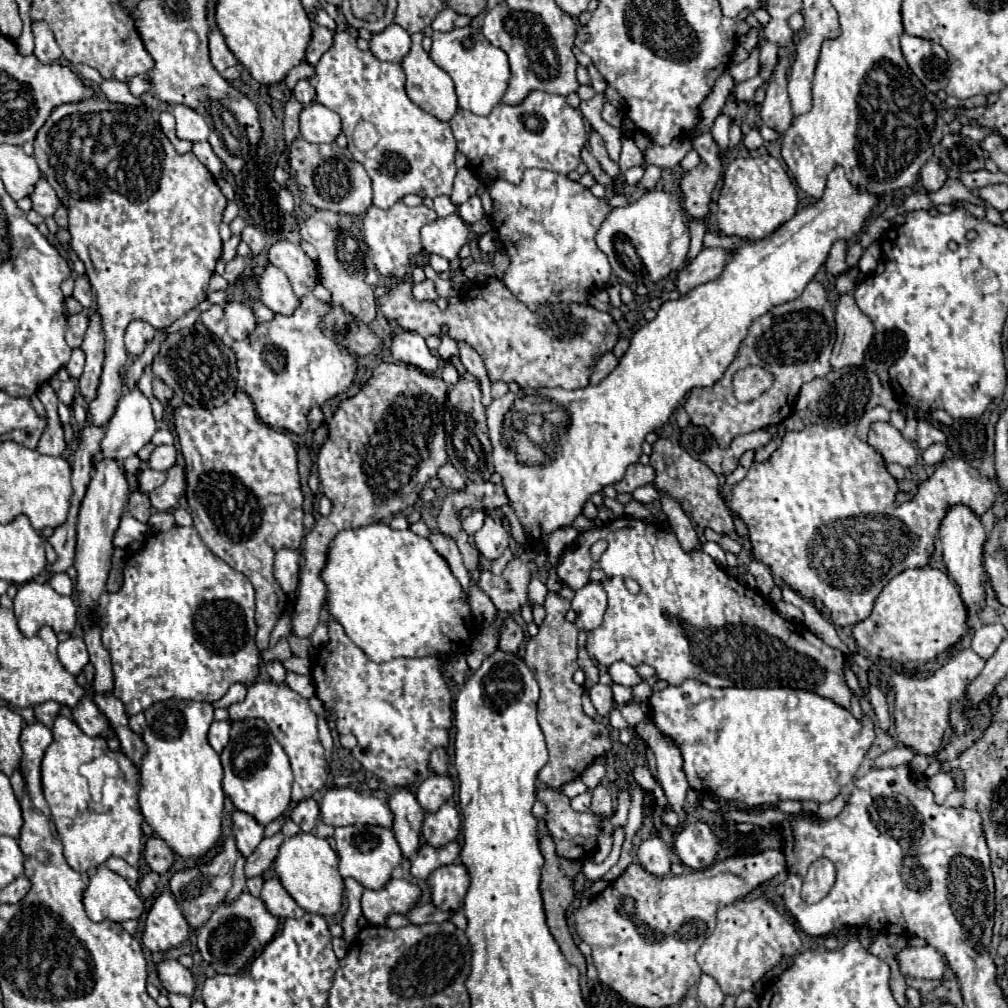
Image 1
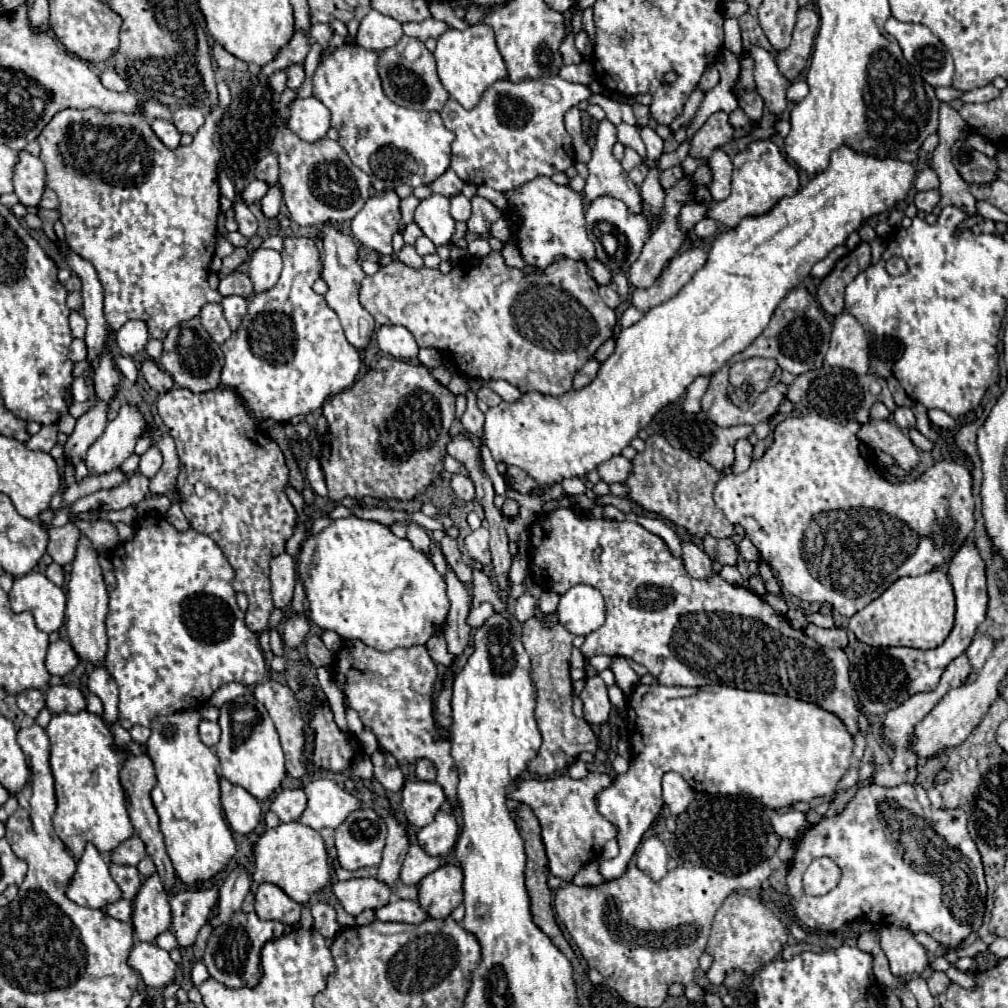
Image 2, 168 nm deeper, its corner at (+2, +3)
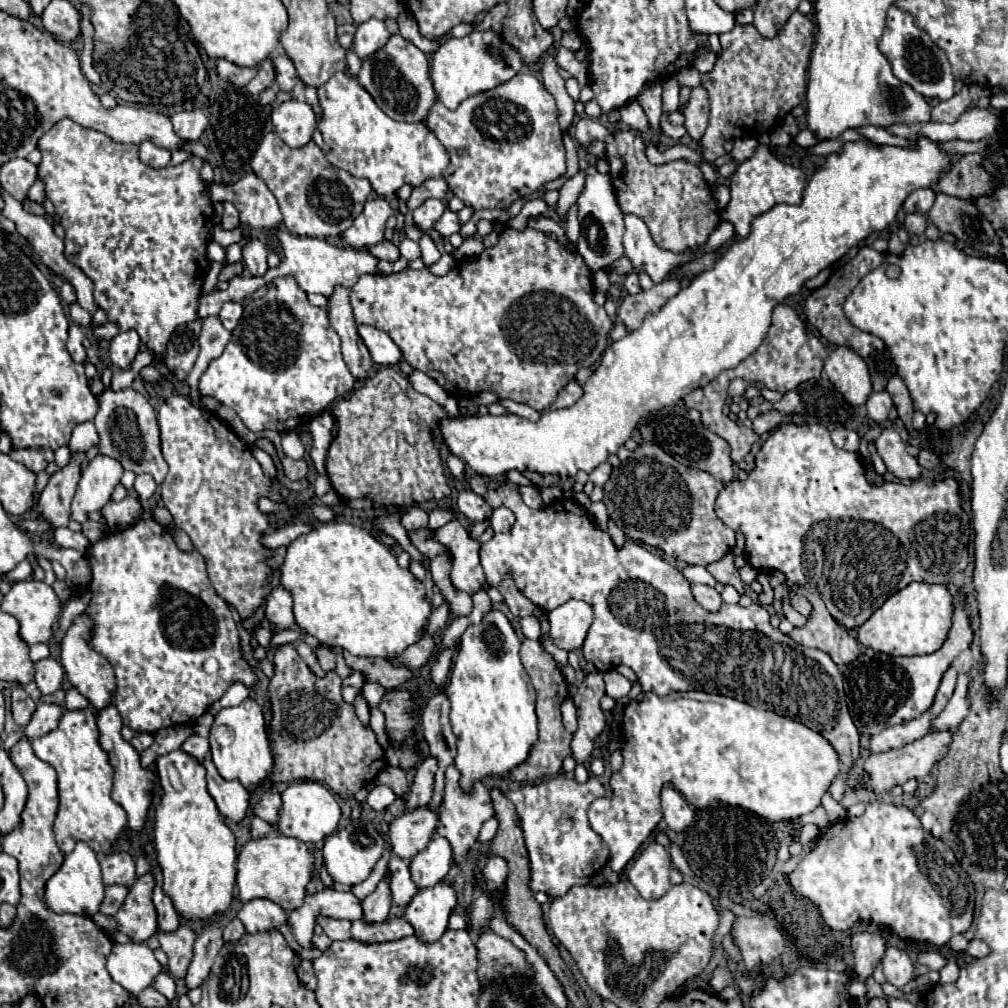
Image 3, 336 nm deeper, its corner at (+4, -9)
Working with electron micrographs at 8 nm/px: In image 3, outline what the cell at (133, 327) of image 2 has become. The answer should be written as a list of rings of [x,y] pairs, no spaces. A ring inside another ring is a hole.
[[[134,330],[116,334],[110,340],[110,348],[108,348],[112,366],[114,368],[122,368],[122,370],[128,368],[132,364],[134,356],[138,354],[138,350],[140,350],[140,336]]]

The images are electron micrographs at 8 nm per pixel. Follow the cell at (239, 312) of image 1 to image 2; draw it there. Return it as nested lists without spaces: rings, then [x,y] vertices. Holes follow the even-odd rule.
[[[226,296],[226,298],[222,300],[222,308],[224,308],[224,316],[226,316],[230,328],[236,330],[236,328],[240,326],[242,318],[246,316],[248,302],[246,302],[246,298],[242,298],[242,296]]]

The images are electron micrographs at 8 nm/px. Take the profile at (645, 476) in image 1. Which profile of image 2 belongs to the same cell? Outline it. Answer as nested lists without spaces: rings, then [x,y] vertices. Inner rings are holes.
[[[614,456],[598,468],[598,474],[606,484],[614,484],[614,482],[624,482],[626,476],[630,476],[630,468],[632,462],[628,458]]]

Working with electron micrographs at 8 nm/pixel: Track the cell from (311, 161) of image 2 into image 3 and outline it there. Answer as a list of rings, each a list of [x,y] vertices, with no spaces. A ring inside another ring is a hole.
[[[268,132],[262,138],[252,158],[252,170],[276,196],[284,214],[284,226],[294,236],[340,236],[352,226],[372,192],[372,186],[366,178],[356,178],[346,170],[332,166],[314,142],[308,142],[304,148],[290,148],[274,132]]]

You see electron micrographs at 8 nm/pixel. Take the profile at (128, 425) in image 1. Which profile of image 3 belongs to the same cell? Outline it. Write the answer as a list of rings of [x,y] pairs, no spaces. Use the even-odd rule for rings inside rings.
[[[96,456],[90,460],[86,470],[82,472],[76,496],[72,500],[72,520],[76,522],[86,522],[90,512],[102,510],[104,504],[110,502],[112,490],[120,482],[122,476],[122,466],[114,458],[106,456]]]

